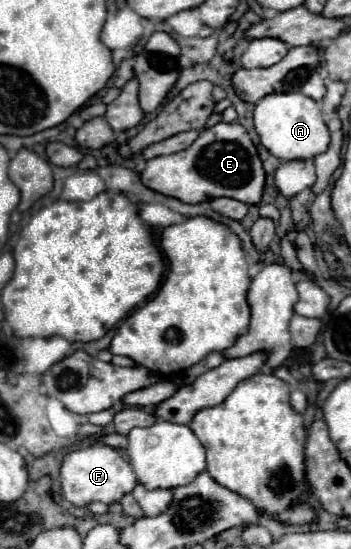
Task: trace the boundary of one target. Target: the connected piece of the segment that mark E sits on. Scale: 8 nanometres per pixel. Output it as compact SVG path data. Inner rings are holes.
M219 122L213 128L203 130L187 150L147 160L141 170L141 182L149 190L173 196L187 204L199 204L219 196L229 196L245 204L259 204L265 184L265 170L247 130L237 122Z

